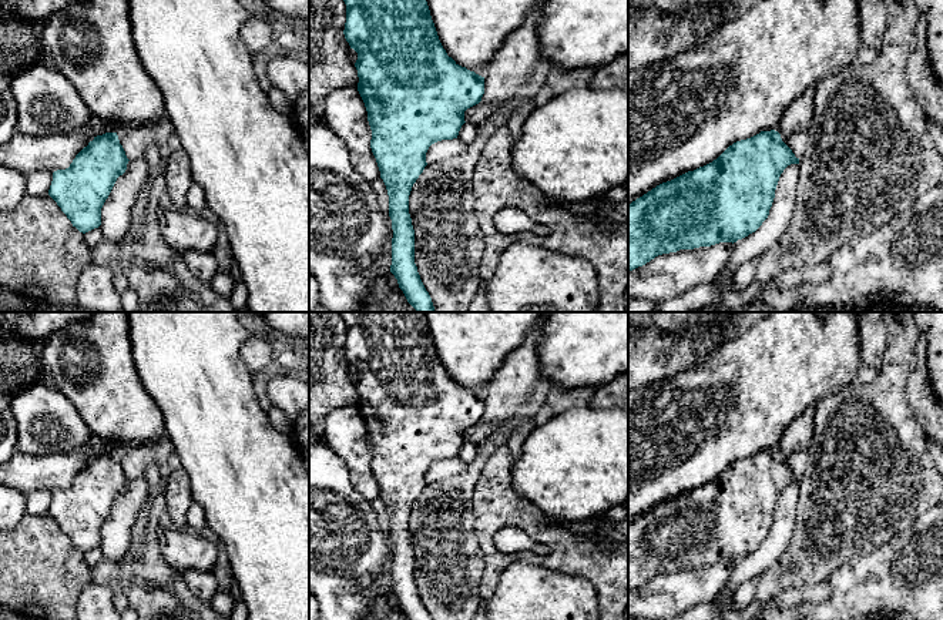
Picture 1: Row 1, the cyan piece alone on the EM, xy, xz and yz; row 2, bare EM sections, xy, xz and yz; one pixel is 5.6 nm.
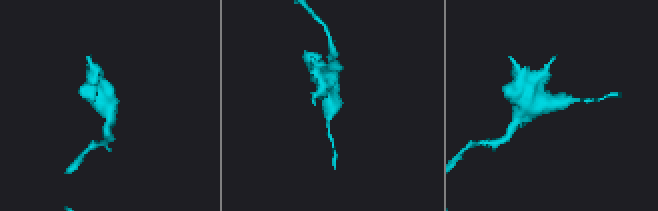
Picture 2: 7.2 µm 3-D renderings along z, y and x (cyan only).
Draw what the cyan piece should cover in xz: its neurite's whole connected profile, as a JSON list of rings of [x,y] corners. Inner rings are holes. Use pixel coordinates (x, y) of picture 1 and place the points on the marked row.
[[[343,0],[345,38],[358,53],[358,91],[372,130],[370,148],[389,195],[392,219],[392,265],[407,302],[416,312],[434,312],[415,264],[415,229],[409,195],[423,172],[429,147],[457,138],[464,111],[481,101],[484,77],[459,66],[443,48],[426,0]]]

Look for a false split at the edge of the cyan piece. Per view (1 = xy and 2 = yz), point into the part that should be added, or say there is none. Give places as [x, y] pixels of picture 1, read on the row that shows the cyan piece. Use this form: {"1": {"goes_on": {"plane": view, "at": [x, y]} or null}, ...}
{"1": {"goes_on": null}, "2": {"goes_on": null}}

